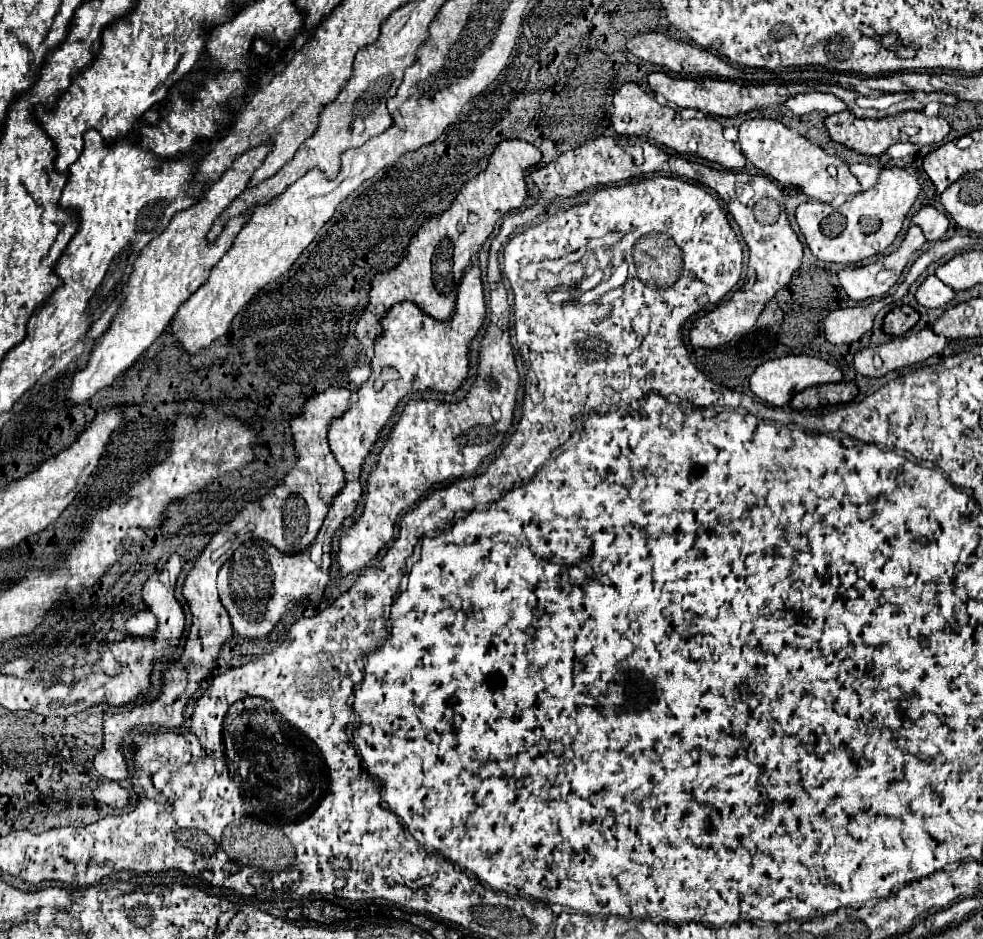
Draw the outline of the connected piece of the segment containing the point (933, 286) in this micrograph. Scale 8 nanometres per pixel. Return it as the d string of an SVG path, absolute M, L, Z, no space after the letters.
M936 275L926 277L916 291L916 301L926 309L946 307L952 299L954 299L954 291L948 285L944 285Z

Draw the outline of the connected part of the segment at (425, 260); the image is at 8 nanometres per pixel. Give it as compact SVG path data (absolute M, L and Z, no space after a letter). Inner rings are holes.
M502 141L492 153L486 171L460 189L452 207L444 215L432 217L420 227L416 237L412 237L408 245L406 257L394 269L374 277L370 289L370 305L356 327L356 337L368 337L374 341L378 335L382 335L380 317L372 311L380 305L388 311L392 305L402 301L416 303L432 319L448 321L456 305L456 289L464 271L474 263L480 247L486 243L496 223L506 213L522 207L524 199L528 197L524 181L526 171L530 167L536 167L540 159L542 153L526 141Z

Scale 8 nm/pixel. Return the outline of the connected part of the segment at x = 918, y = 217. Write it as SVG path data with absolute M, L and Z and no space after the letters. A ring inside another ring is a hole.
M924 207L924 209L920 209L920 211L912 217L912 223L922 229L922 233L924 233L924 237L926 237L928 241L938 241L938 239L942 239L942 237L946 235L946 231L948 231L948 225L950 225L950 223L948 223L948 217L946 217L942 211L934 209L934 207Z

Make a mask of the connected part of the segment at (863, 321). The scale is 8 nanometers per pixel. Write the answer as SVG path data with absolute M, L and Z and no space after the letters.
M874 301L874 303L868 303L868 305L832 311L824 319L826 339L834 345L860 341L872 329L874 317L882 307L884 307L884 301Z

